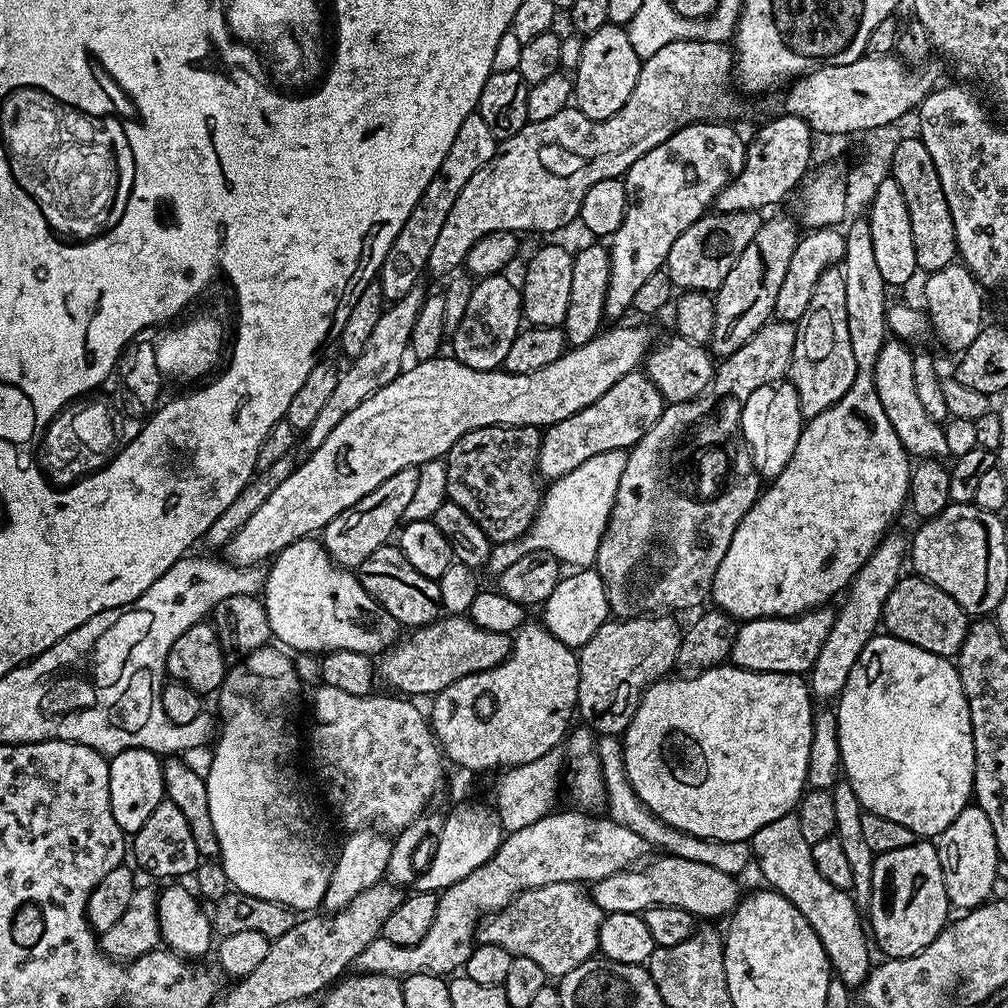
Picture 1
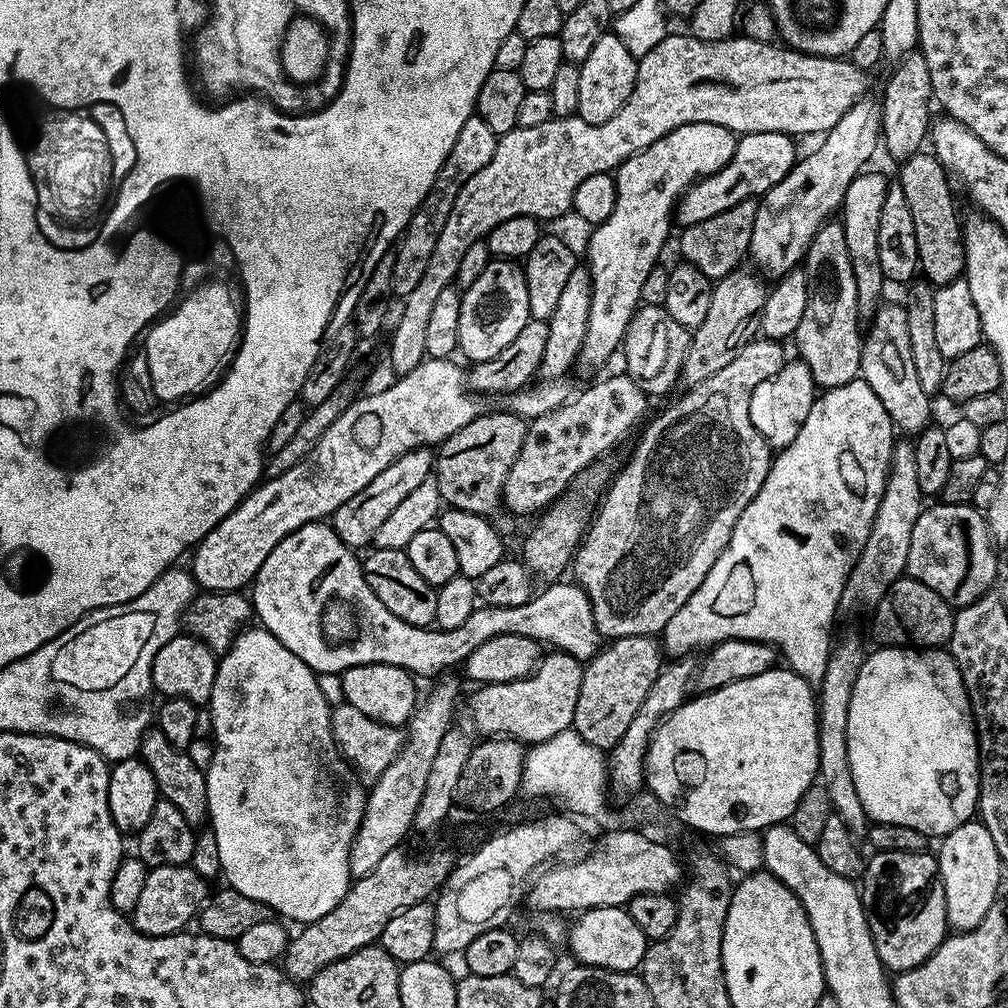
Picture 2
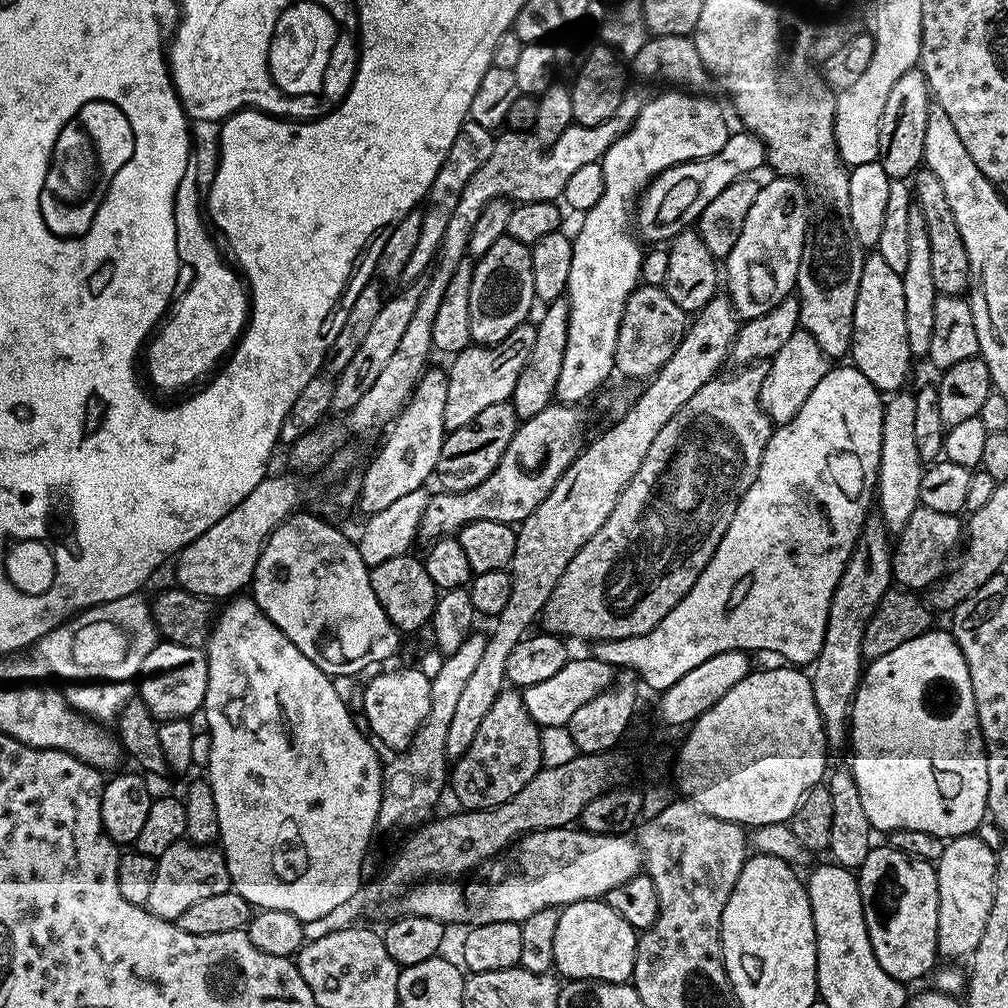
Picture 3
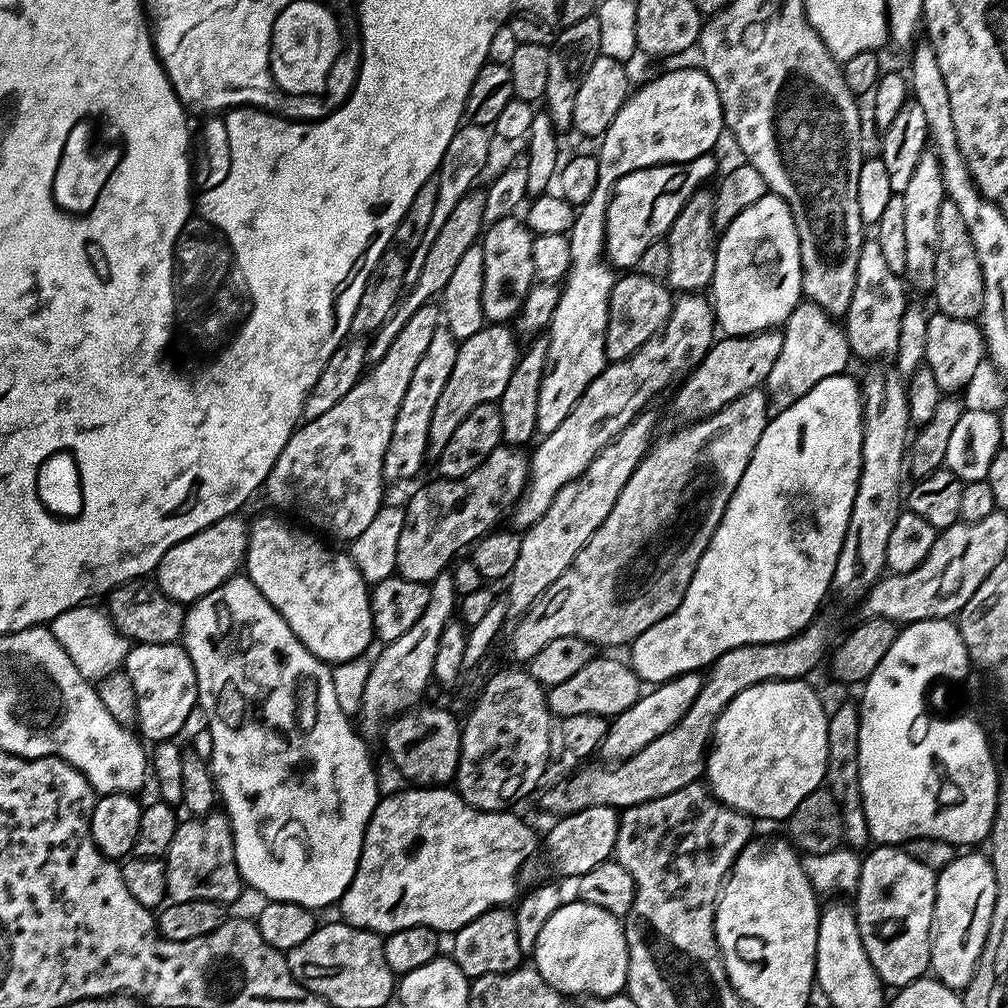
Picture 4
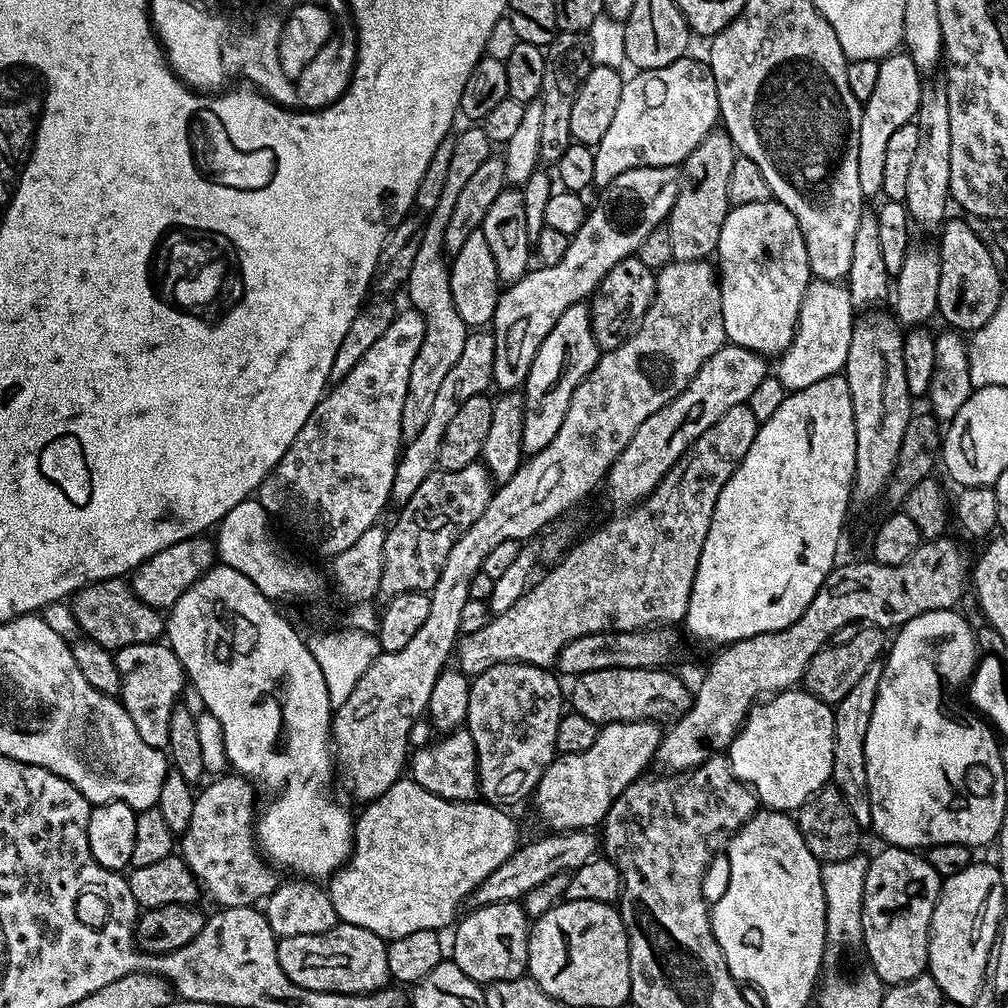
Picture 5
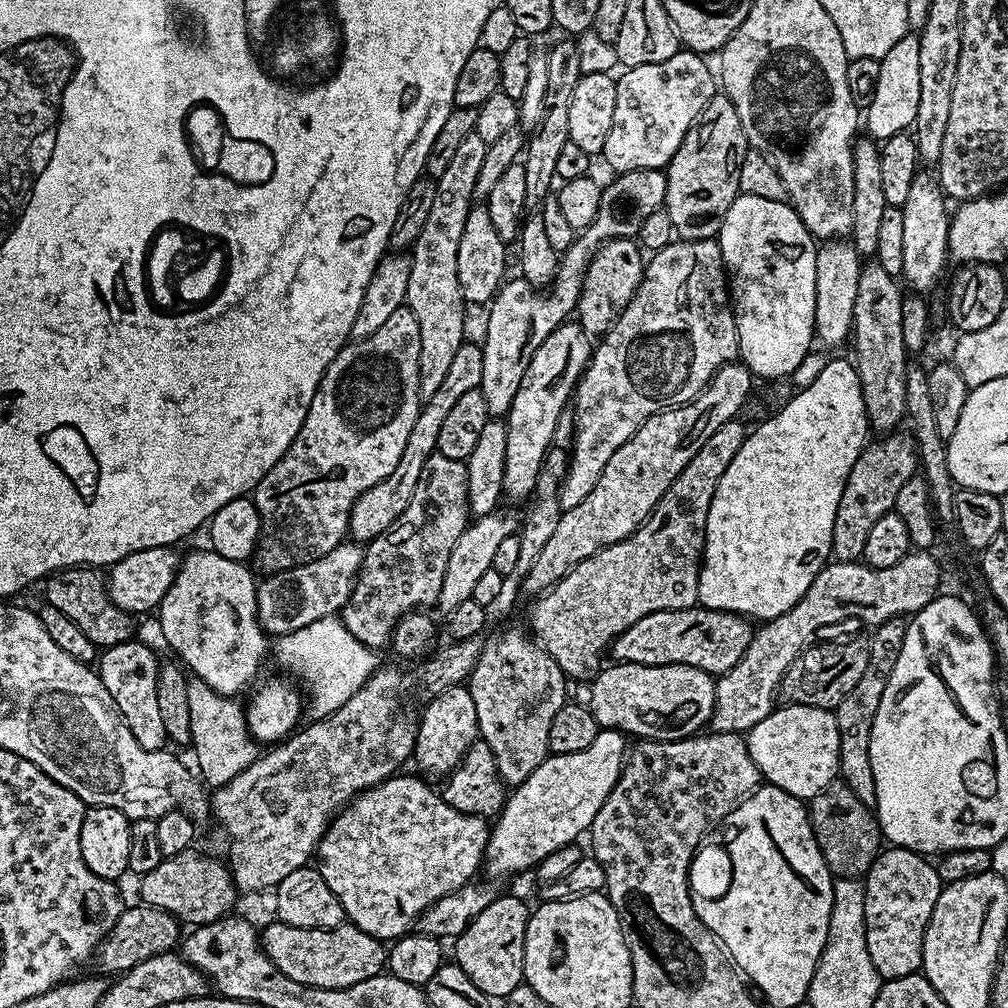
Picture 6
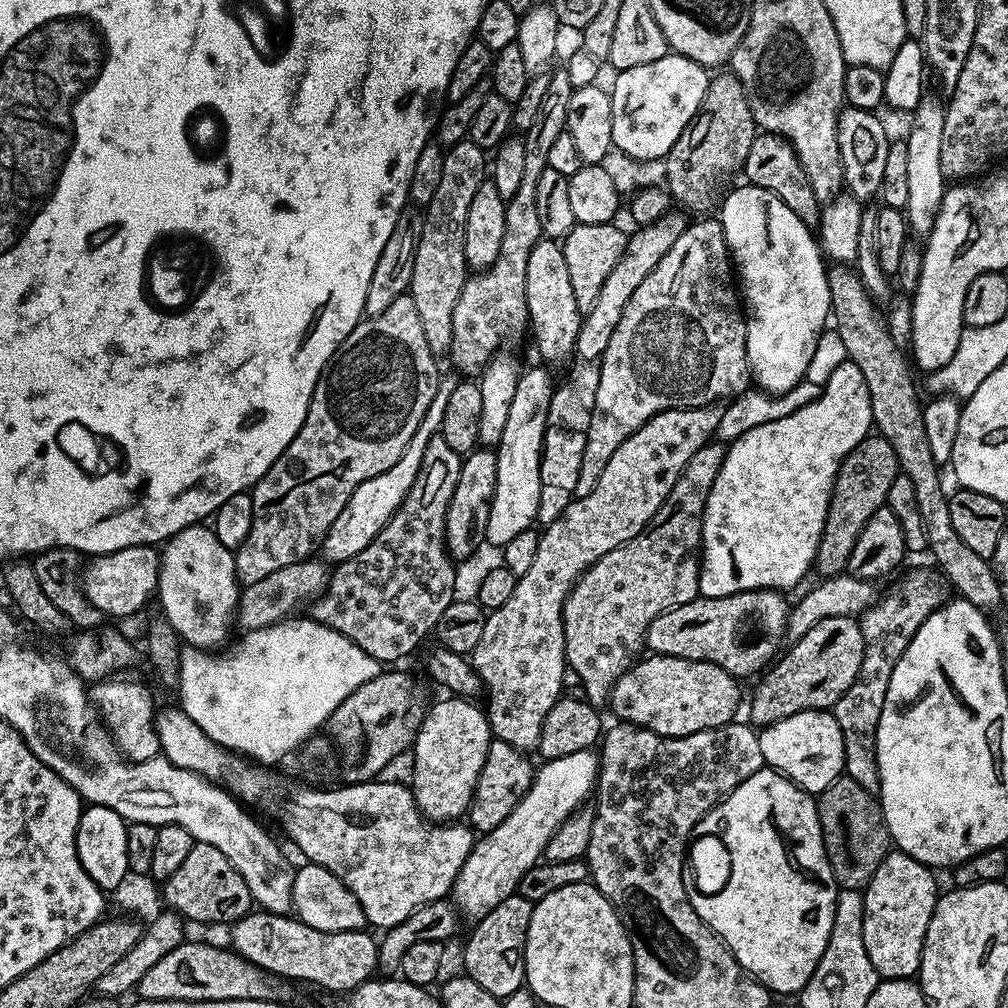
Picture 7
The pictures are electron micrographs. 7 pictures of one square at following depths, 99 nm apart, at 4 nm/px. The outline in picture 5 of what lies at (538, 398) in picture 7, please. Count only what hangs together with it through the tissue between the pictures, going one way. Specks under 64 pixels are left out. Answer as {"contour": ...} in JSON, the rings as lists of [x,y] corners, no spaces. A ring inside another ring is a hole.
{"contour":[[[581,302],[567,308],[562,318],[554,322],[554,330],[546,334],[542,346],[538,346],[534,362],[530,366],[530,374],[524,380],[522,446],[525,453],[546,450],[546,446],[554,442],[554,434],[558,434],[562,418],[566,418],[566,410],[570,406],[574,390],[591,374],[601,355],[592,333],[592,313],[589,305]]]}

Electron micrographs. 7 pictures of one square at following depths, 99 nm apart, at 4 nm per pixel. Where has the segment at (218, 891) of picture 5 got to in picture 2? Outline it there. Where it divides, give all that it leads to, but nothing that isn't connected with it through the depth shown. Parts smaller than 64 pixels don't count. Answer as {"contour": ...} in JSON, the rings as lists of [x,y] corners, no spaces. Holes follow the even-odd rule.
{"contour":[[[167,864],[157,868],[148,869],[146,886],[142,886],[142,894],[138,898],[138,906],[130,913],[133,928],[137,928],[142,934],[147,936],[169,936],[175,932],[183,932],[189,927],[188,923],[193,923],[198,909],[203,905],[209,895],[210,888],[206,880],[199,876],[188,864]]]}

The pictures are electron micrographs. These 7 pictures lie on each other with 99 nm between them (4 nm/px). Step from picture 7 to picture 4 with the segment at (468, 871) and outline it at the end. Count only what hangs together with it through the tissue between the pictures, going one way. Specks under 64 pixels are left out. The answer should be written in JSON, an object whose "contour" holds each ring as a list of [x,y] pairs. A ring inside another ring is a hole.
{"contour":[[[687,672],[667,680],[664,684],[655,685],[651,690],[645,691],[630,710],[622,710],[608,725],[608,733],[602,742],[599,755],[608,762],[619,762],[638,754],[642,746],[654,742],[658,734],[666,734],[694,706],[694,700],[702,690],[705,677],[700,672]]]}

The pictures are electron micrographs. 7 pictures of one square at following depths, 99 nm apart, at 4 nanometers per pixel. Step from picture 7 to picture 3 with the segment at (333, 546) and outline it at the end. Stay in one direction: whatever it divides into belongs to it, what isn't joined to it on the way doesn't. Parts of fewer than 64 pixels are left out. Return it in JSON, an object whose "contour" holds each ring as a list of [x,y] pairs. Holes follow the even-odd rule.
{"contour":[[[525,322],[519,324],[502,342],[470,346],[454,357],[452,368],[447,369],[444,427],[448,432],[458,430],[458,426],[466,426],[466,422],[473,420],[481,410],[494,406],[494,402],[511,401],[518,374],[522,374],[522,366],[526,366],[530,350],[534,350],[535,333],[535,323]]]}

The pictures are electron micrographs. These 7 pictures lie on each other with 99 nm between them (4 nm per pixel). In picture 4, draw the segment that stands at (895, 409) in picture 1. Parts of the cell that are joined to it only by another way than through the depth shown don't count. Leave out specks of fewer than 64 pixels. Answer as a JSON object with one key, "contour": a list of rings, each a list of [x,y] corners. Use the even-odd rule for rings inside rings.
{"contour":[[[875,238],[865,239],[862,250],[858,250],[858,278],[854,278],[854,294],[842,324],[844,335],[848,338],[848,350],[853,357],[861,356],[867,362],[895,357],[902,314],[910,303],[909,297],[904,297],[904,292],[905,281],[894,270],[890,270],[882,254],[882,246]]]}

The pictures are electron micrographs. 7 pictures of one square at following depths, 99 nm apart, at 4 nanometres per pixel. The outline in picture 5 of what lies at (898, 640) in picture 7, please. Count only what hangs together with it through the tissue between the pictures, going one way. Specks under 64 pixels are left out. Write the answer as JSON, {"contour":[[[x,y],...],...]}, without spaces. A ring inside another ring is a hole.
{"contour":[[[879,663],[872,664],[870,670],[858,682],[858,686],[845,694],[835,705],[836,729],[834,730],[834,762],[832,763],[832,780],[853,807],[854,818],[862,825],[867,825],[870,812],[867,807],[859,808],[865,803],[868,795],[868,775],[866,774],[866,730],[870,714],[876,701],[876,687],[880,685],[882,668]]]}

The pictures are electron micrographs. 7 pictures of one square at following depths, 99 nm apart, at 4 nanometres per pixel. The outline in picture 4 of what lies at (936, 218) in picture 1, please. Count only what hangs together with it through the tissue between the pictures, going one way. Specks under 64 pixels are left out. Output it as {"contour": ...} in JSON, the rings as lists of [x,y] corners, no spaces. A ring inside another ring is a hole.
{"contour":[[[947,198],[942,202],[942,210],[938,210],[938,262],[936,263],[935,296],[935,307],[950,318],[976,320],[982,310],[982,298],[984,297],[982,266],[978,262],[978,254],[974,250],[970,230],[966,230],[966,222],[958,206],[954,206],[954,202]]]}

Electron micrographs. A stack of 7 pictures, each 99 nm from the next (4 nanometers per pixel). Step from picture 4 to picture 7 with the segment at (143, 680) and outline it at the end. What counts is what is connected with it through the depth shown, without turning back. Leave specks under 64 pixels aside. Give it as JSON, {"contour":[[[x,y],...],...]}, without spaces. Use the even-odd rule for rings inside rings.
{"contour":[[[105,678],[91,685],[92,706],[112,733],[112,739],[116,741],[123,759],[134,764],[153,760],[161,755],[161,750],[160,739],[156,733],[158,708],[157,705],[152,705],[152,692],[140,680],[116,679],[120,678]]]}

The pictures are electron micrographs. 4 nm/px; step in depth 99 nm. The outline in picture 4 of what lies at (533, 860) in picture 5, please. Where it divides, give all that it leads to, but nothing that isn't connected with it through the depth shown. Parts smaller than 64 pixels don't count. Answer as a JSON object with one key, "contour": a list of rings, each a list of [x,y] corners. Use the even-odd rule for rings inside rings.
{"contour":[[[590,806],[581,812],[575,812],[569,816],[561,816],[555,821],[556,825],[548,832],[548,837],[543,837],[542,844],[548,847],[548,860],[552,863],[552,868],[560,876],[572,876],[579,878],[594,866],[602,862],[613,859],[616,843],[618,842],[618,830],[620,829],[620,812],[610,806]]]}

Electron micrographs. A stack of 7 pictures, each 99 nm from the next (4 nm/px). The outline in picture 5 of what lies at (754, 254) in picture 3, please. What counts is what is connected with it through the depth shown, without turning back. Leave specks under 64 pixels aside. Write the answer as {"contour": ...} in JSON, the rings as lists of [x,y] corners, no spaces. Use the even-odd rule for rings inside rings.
{"contour":[[[773,199],[737,204],[724,220],[715,255],[720,256],[718,279],[727,343],[758,352],[765,358],[779,357],[790,346],[796,333],[802,294],[810,279],[802,230],[796,228],[792,215]]]}

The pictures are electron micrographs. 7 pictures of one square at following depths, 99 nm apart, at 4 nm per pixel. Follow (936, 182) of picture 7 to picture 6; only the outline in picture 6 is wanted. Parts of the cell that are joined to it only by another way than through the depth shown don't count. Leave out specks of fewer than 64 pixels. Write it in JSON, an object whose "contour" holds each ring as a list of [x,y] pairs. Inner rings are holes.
{"contour":[[[917,175],[910,186],[910,194],[906,197],[902,214],[902,280],[909,284],[916,294],[928,294],[928,291],[940,280],[944,272],[944,263],[949,263],[948,226],[950,208],[947,208],[946,197],[935,183]]]}

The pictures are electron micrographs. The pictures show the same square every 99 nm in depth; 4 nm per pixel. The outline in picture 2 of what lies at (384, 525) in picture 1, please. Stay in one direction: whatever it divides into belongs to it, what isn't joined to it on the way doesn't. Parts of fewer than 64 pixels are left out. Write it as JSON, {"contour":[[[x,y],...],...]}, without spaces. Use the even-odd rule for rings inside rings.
{"contour":[[[427,447],[415,448],[406,454],[400,455],[390,466],[382,470],[372,482],[361,492],[355,492],[354,498],[344,500],[342,506],[338,506],[330,517],[332,529],[342,538],[342,542],[353,550],[367,549],[372,544],[374,534],[378,534],[378,526],[390,518],[402,501],[411,494],[421,482],[433,475],[434,456]]]}

